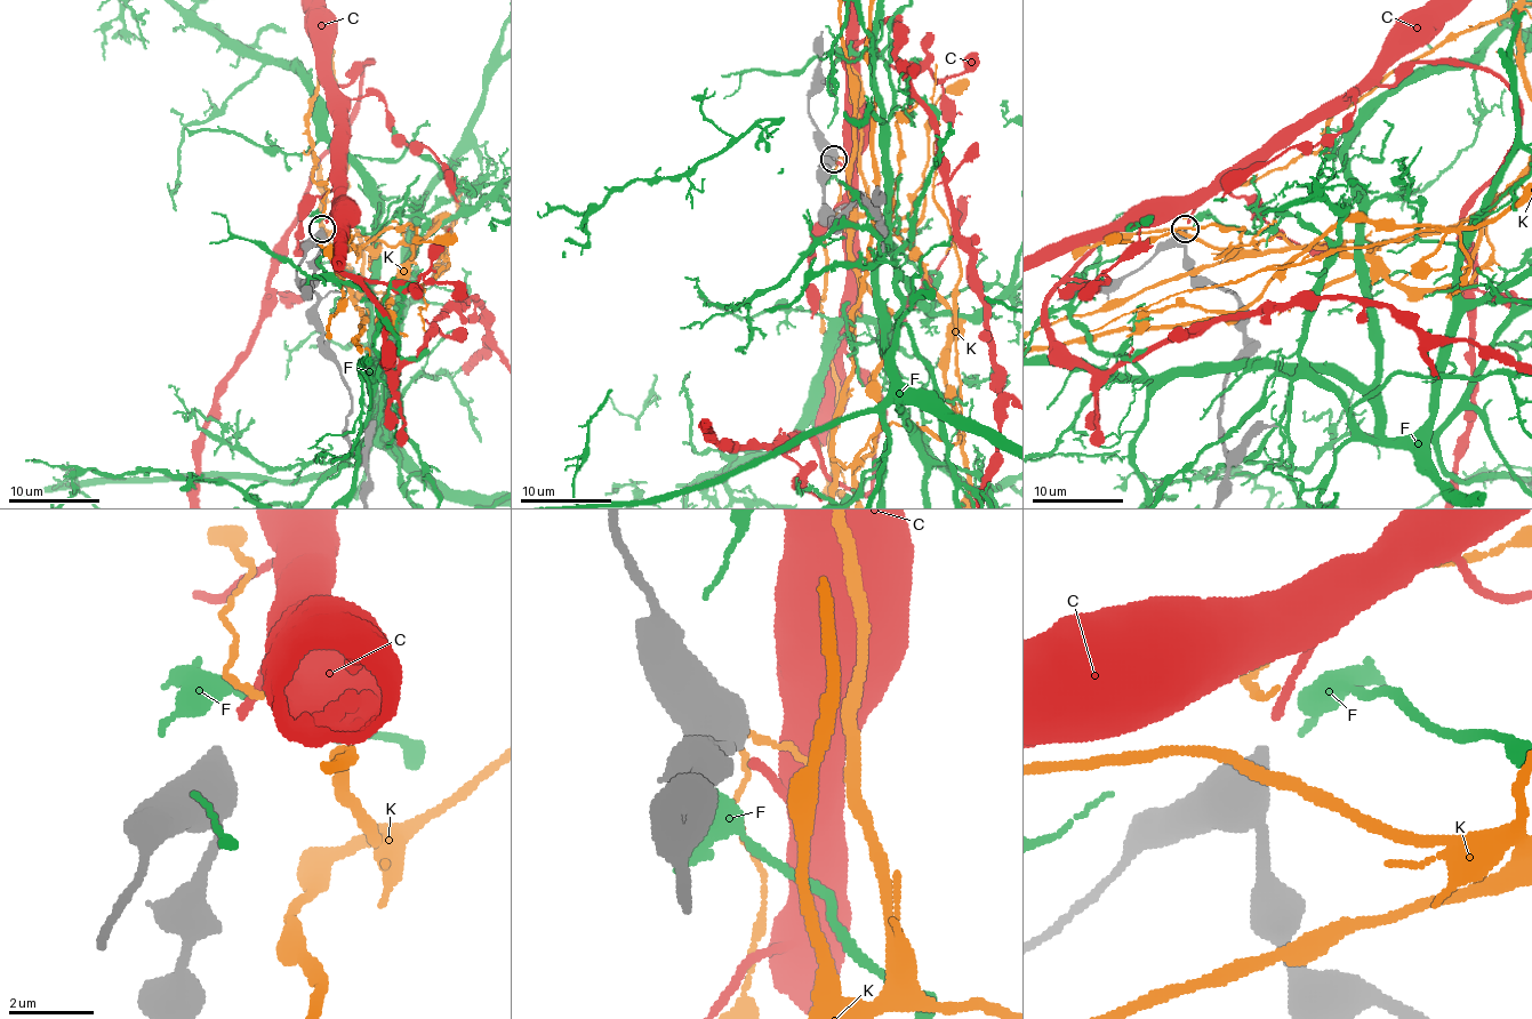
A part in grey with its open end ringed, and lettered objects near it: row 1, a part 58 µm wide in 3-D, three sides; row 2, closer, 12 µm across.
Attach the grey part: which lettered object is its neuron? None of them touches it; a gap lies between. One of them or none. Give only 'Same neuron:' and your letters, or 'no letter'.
Same neuron: C

